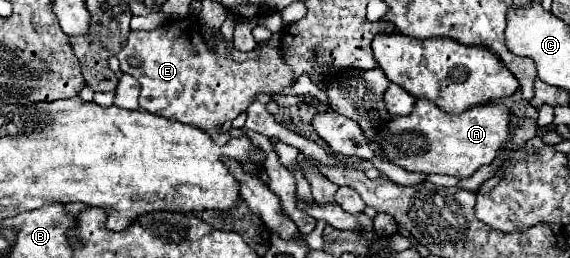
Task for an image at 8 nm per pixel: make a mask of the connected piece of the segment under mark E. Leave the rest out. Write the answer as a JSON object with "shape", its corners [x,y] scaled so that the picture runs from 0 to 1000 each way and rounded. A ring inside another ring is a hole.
{"shape":[[[316,74],[270,120],[232,120],[221,174],[207,205],[214,283],[228,283],[249,329],[246,422],[291,461],[344,484],[372,516],[393,469],[404,469],[432,430],[446,368],[495,360],[509,337],[512,283],[495,236],[488,190],[463,182],[456,236],[414,244],[407,236],[393,151],[379,190],[365,190],[351,105],[333,89],[337,74]],[[225,213],[246,229],[246,252],[232,267]]]}

